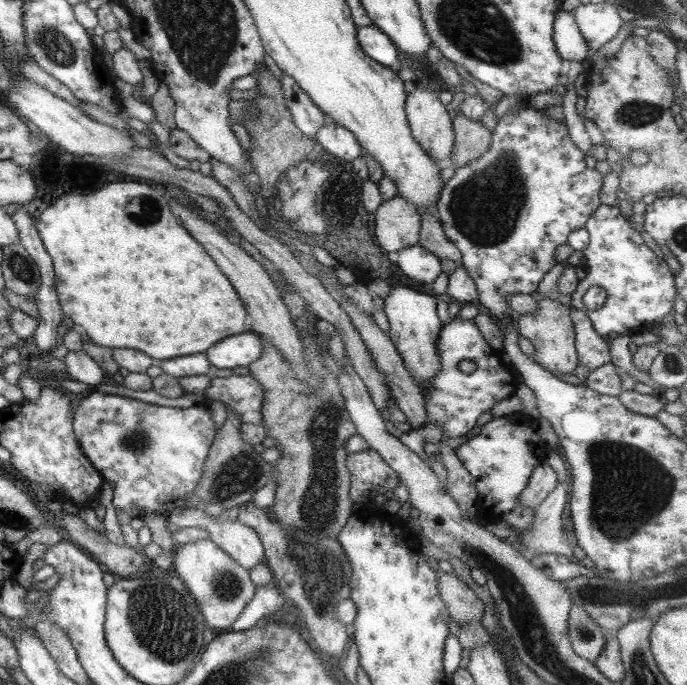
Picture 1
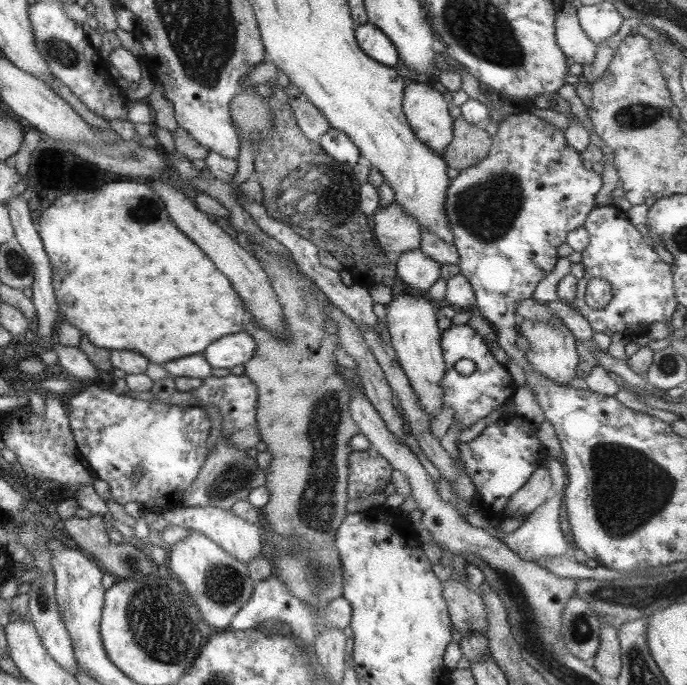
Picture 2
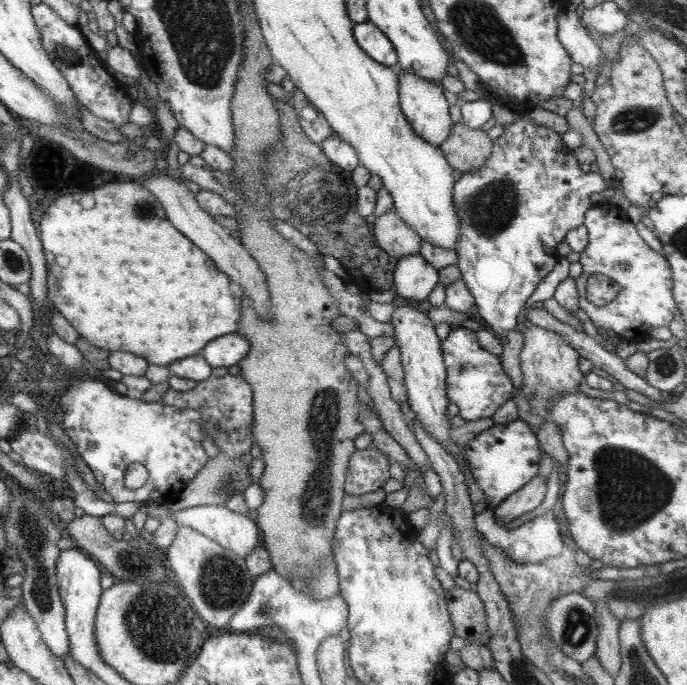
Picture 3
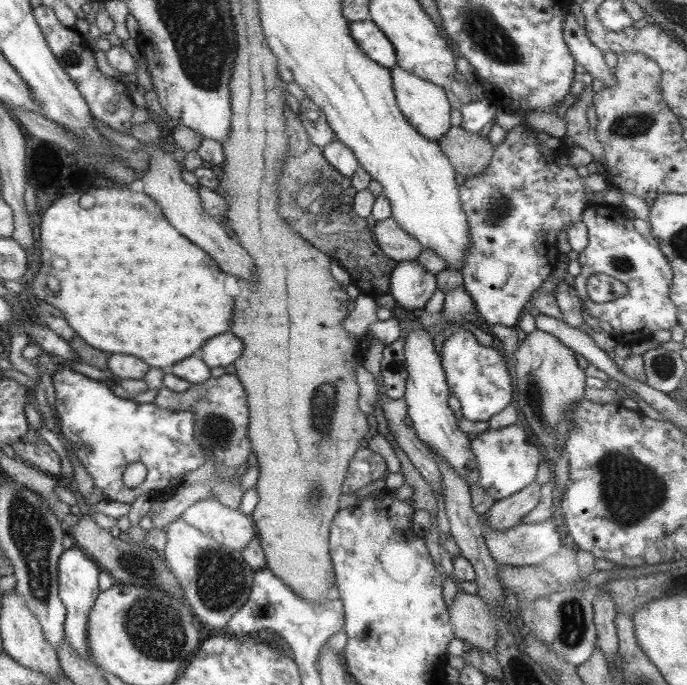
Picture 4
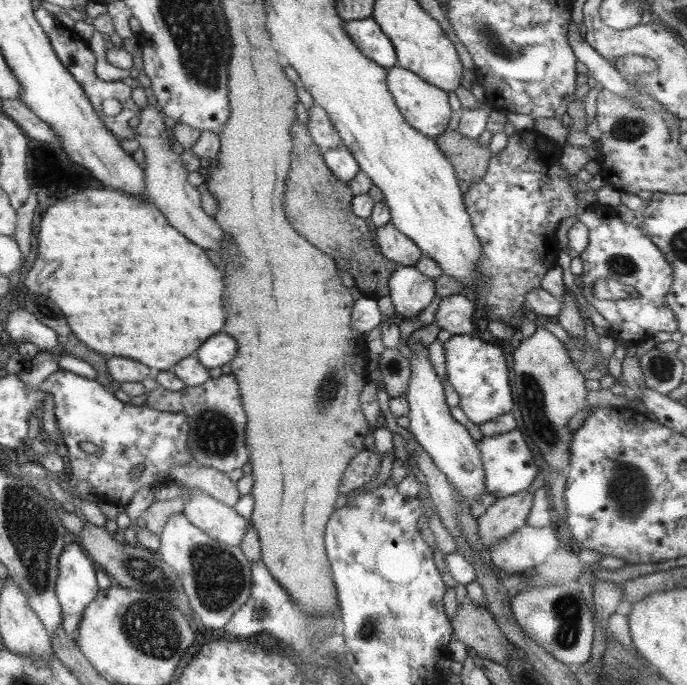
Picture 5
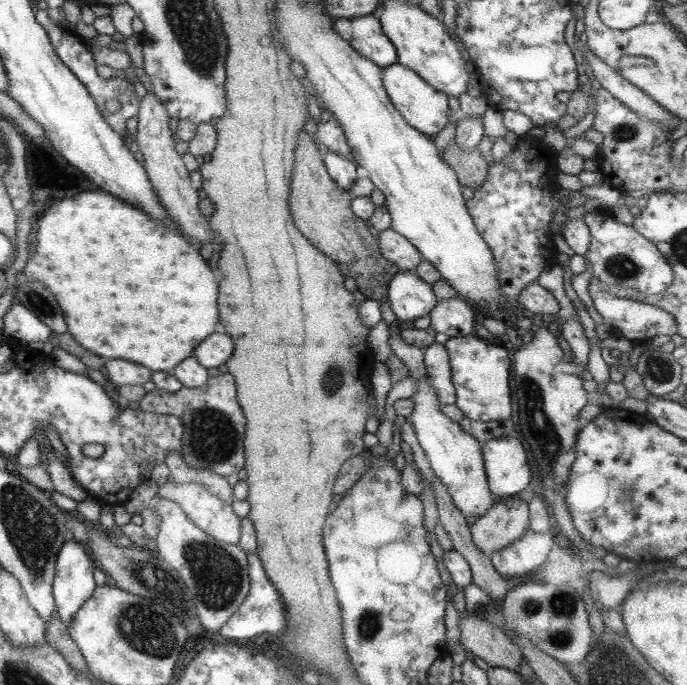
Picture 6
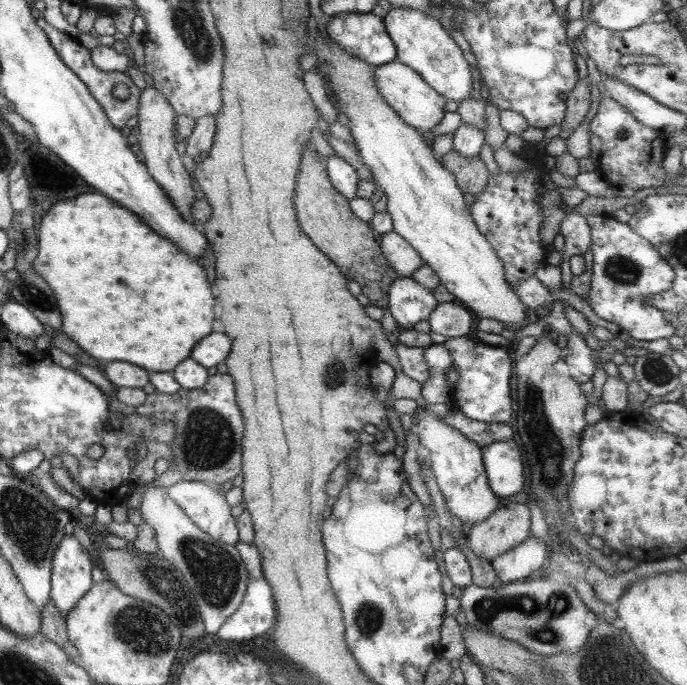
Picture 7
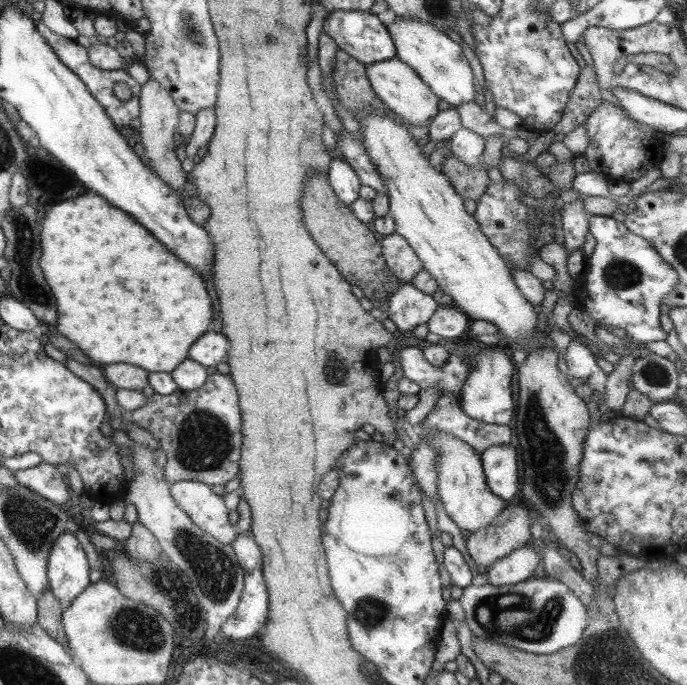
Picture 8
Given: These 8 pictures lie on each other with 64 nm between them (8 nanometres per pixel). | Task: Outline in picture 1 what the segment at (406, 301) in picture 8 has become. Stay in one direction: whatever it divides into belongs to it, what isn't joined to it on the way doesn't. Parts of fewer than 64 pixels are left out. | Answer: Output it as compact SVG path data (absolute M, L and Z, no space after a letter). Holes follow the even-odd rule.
M418 244L403 248L397 254L396 264L401 274L411 279L413 284L427 286L433 283L441 272L439 258Z

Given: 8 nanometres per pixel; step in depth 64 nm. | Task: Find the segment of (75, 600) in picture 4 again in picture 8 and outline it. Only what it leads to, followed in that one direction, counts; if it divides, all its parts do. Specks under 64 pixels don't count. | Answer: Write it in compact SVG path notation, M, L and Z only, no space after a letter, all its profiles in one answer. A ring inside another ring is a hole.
M68 531L57 536L49 551L46 577L51 592L62 606L67 606L89 583L85 553L74 534Z

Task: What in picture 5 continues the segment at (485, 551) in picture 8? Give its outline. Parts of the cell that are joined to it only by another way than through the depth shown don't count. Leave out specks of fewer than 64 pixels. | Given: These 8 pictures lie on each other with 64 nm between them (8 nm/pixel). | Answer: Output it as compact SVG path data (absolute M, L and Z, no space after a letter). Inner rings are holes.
M523 490L496 499L486 512L476 518L477 539L487 549L494 542L507 539L525 525L532 493Z

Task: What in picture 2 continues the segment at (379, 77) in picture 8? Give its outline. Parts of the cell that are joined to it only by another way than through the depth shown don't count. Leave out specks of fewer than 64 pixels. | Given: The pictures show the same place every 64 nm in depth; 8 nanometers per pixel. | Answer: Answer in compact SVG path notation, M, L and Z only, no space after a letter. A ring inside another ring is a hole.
M411 79L408 82L405 80L405 83L402 94L402 111L406 121L415 136L424 145L441 155L452 137L452 120L447 113L450 104L445 102L441 95L441 89L436 85L420 83Z

